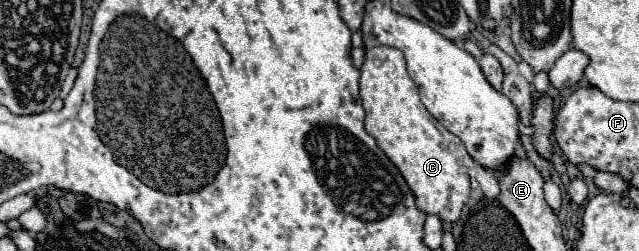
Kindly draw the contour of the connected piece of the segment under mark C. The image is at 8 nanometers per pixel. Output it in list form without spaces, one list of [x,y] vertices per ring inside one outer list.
[[[389,46],[369,48],[361,66],[359,90],[365,108],[365,130],[399,168],[415,194],[417,206],[427,214],[437,214],[443,222],[459,220],[461,208],[469,200],[469,168],[473,160],[463,142],[441,128],[419,100],[419,90],[407,74],[401,50]]]

